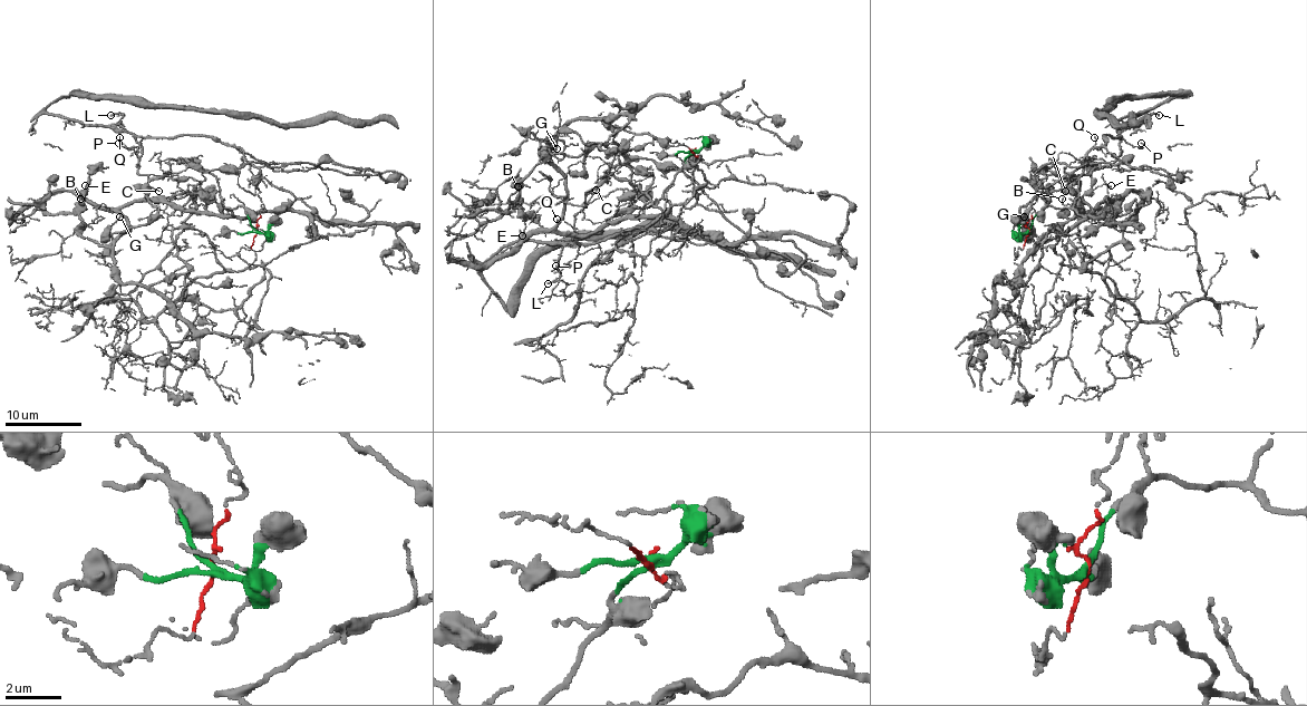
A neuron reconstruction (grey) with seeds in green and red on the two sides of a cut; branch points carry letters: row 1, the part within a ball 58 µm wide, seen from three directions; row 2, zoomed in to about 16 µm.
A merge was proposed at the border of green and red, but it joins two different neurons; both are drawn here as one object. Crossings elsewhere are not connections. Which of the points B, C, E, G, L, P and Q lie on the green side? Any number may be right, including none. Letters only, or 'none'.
B, E, G

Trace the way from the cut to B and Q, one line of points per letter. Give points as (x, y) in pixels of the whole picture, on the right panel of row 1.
B: (1027, 231), (1048, 205), (1090, 215), (1110, 202), (1055, 231), (1041, 245), (1075, 213), (1062, 197)
Q: (1029, 231), (1032, 205), (1104, 144), (1103, 136), (1120, 138), (1120, 154), (1112, 157), (1096, 150), (1095, 136)

